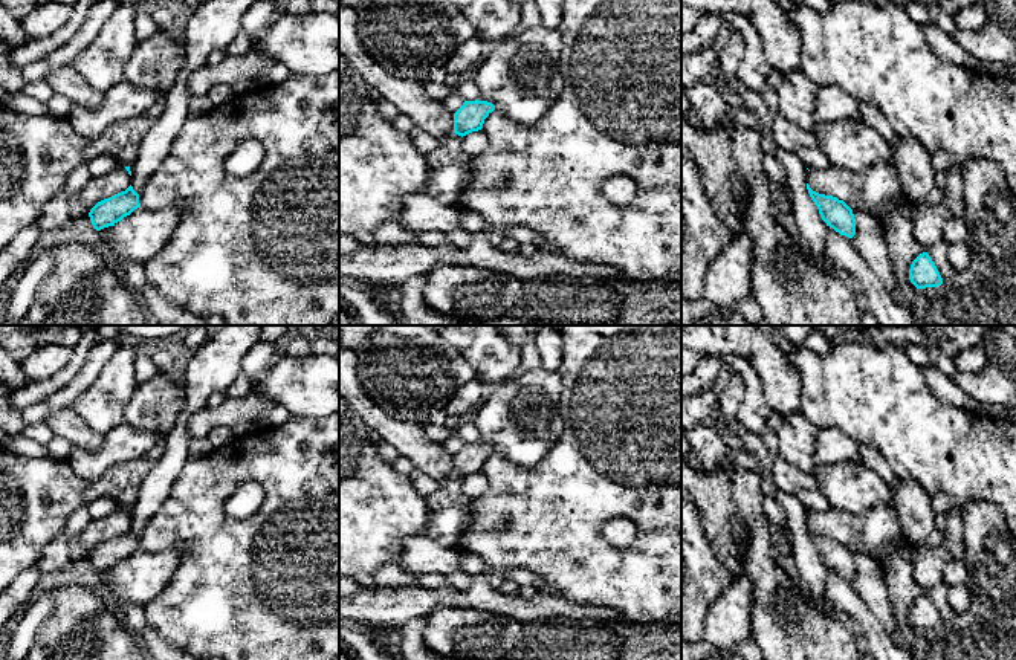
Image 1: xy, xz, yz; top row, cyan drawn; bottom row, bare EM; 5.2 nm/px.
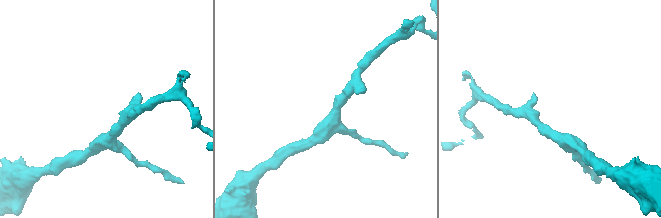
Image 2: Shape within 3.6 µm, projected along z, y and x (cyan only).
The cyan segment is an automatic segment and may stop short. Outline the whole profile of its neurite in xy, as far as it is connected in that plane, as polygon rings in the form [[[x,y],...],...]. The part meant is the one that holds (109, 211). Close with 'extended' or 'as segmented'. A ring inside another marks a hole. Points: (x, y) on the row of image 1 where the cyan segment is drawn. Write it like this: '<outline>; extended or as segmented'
[[[130,185],[125,191],[98,202],[89,212],[96,231],[115,226],[134,209],[141,208],[139,194]]]; as segmented

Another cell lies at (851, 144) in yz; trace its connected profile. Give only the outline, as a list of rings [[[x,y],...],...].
[[[860,116],[814,124],[813,131],[831,167],[860,174],[878,162],[892,163],[891,145]]]

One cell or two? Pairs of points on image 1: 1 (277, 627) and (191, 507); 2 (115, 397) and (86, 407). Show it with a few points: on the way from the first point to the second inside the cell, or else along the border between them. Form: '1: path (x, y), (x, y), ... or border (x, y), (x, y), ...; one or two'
1: path (254, 598), (210, 537); one
2: path (107, 397), (98, 407), (93, 407); one

